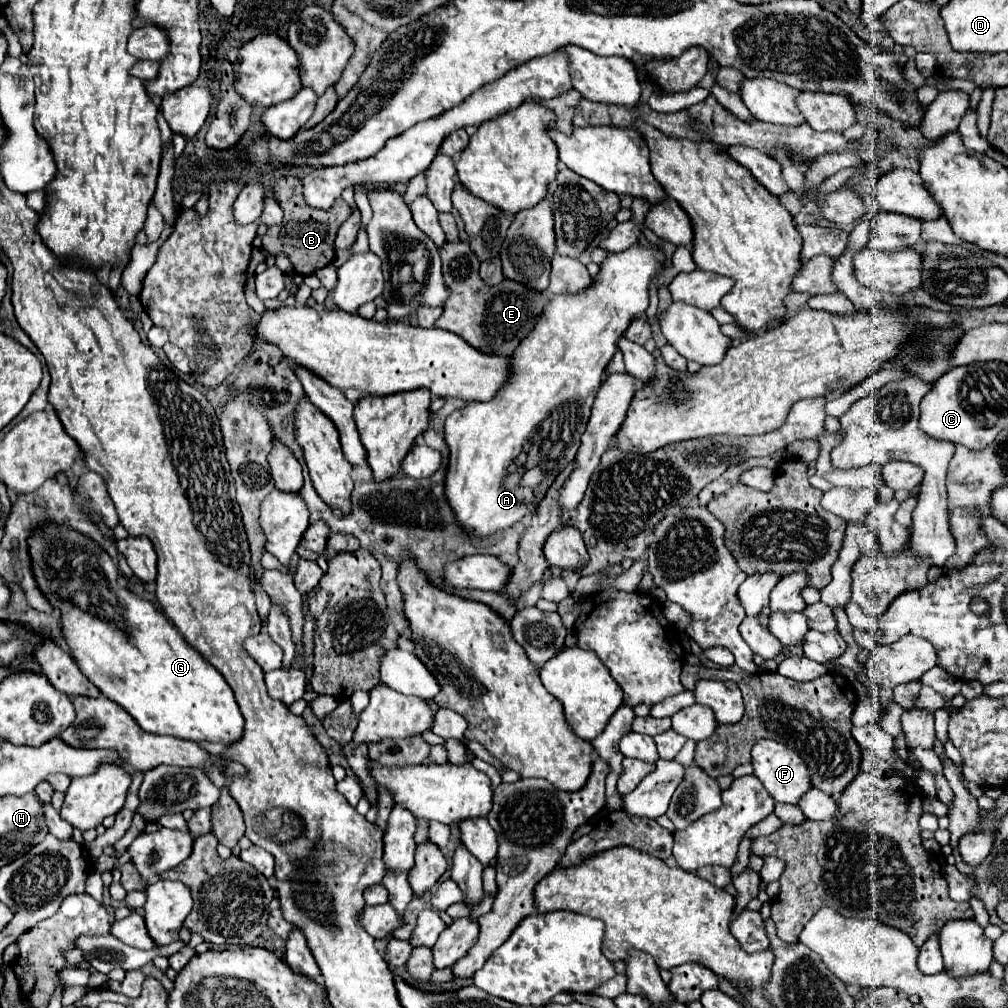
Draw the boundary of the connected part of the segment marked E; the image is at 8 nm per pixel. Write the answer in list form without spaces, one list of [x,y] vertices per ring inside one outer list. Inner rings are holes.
[[[465,240],[445,242],[439,248],[439,254],[443,262],[443,280],[451,294],[443,304],[443,314],[435,326],[461,336],[479,352],[509,356],[515,346],[519,346],[523,336],[535,326],[537,316],[547,304],[547,296],[531,292],[511,280],[503,280],[499,286],[487,286],[479,278],[479,260],[471,256],[471,248]]]

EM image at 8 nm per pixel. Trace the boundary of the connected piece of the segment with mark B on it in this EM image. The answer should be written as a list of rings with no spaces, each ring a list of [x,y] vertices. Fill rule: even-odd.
[[[287,174],[275,182],[273,194],[275,194],[275,200],[279,202],[279,206],[283,208],[285,216],[283,216],[281,224],[269,226],[267,234],[263,236],[263,246],[273,256],[277,256],[277,254],[289,256],[293,270],[297,270],[297,274],[301,274],[301,276],[307,276],[333,262],[333,258],[335,258],[333,240],[335,240],[339,226],[351,216],[351,208],[341,198],[337,198],[329,210],[311,208],[311,206],[307,206],[301,190],[303,190],[303,182],[297,176]]]

